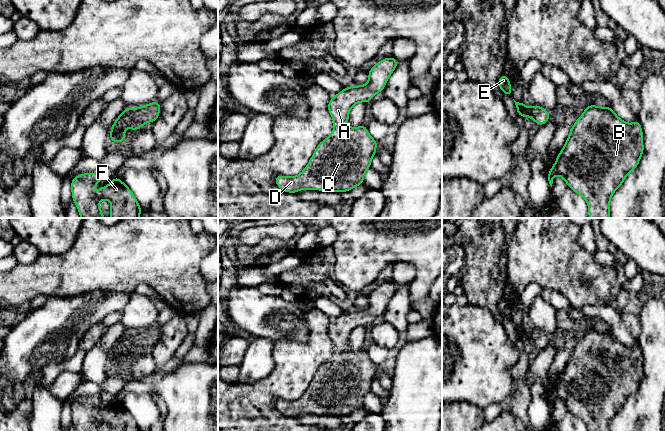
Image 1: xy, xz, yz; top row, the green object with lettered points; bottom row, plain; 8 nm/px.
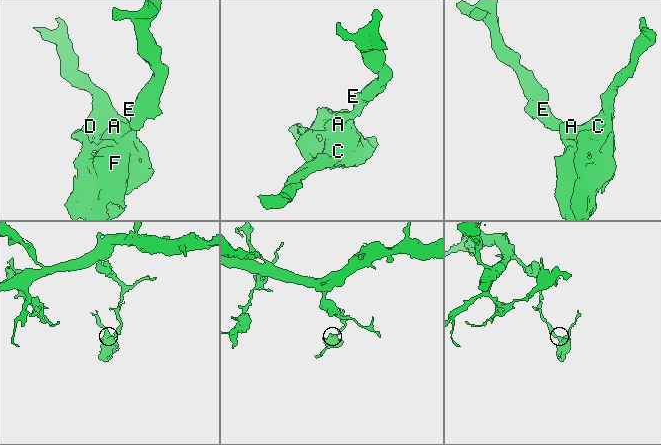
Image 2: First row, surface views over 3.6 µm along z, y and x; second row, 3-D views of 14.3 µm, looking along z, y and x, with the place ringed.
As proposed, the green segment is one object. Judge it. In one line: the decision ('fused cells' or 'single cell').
single cell

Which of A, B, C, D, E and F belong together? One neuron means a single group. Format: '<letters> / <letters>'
A B C D E F

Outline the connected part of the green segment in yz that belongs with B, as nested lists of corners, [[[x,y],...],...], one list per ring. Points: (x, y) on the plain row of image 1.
[[[592,328],[585,331],[584,337],[572,350],[564,371],[547,398],[548,405],[552,411],[554,400],[560,399],[569,412],[586,424],[588,431],[610,431],[611,420],[623,408],[627,399],[636,393],[643,377],[643,356],[638,344],[628,348],[615,338],[612,331]]]

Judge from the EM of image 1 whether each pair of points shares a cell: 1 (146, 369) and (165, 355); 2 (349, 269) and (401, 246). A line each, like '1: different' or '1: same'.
1: different
2: same

